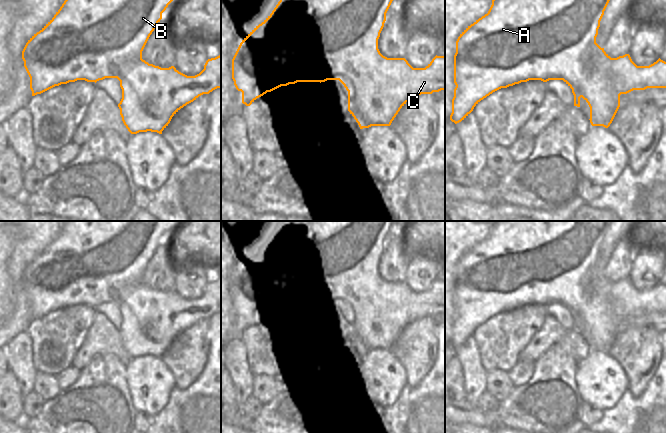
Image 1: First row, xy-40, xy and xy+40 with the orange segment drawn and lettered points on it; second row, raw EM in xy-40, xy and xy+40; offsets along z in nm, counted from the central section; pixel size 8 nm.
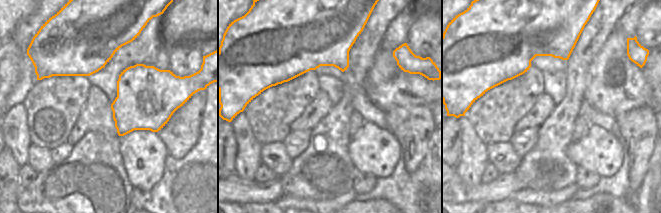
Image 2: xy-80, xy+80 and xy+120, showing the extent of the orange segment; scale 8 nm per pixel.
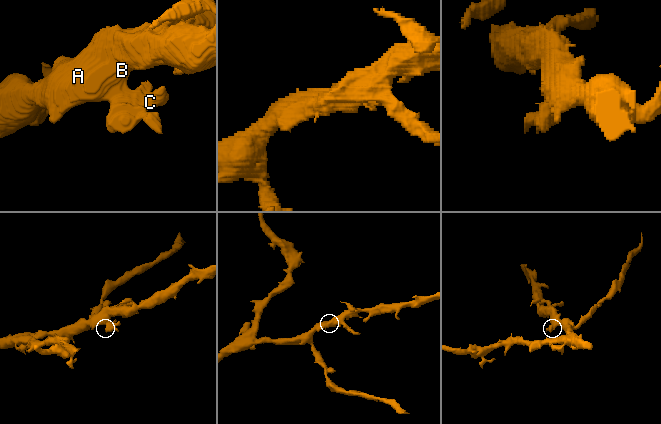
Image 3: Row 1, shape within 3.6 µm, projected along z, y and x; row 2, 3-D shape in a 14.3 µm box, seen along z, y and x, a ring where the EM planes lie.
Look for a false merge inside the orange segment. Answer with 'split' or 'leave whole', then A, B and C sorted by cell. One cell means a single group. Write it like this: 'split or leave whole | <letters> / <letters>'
leave whole | A B C

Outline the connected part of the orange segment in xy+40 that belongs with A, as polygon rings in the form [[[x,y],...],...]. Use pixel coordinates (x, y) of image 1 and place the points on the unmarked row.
[[[495,221],[487,238],[476,244],[468,250],[458,261],[456,265],[456,277],[454,279],[454,321],[452,323],[452,337],[450,344],[455,348],[464,344],[474,333],[474,331],[484,322],[493,316],[501,313],[527,306],[529,304],[563,304],[571,313],[574,319],[574,330],[580,331],[580,322],[582,321],[590,331],[590,347],[592,350],[603,350],[608,352],[612,347],[619,331],[620,319],[627,318],[633,314],[645,314],[647,312],[666,312],[666,286],[660,282],[649,290],[637,290],[629,278],[611,282],[596,267],[600,245],[611,221]]]

